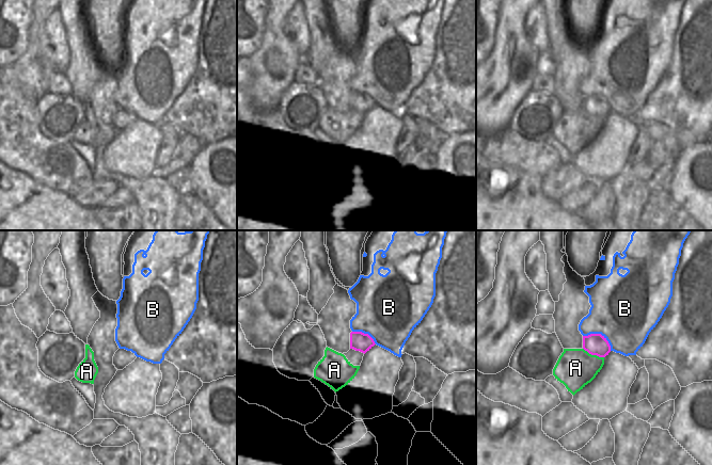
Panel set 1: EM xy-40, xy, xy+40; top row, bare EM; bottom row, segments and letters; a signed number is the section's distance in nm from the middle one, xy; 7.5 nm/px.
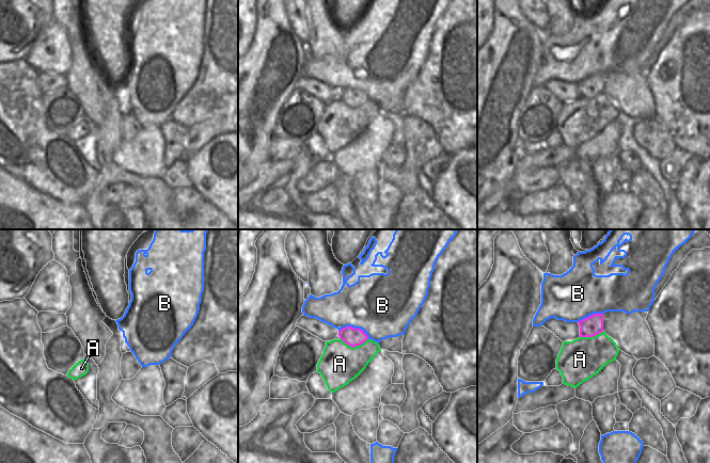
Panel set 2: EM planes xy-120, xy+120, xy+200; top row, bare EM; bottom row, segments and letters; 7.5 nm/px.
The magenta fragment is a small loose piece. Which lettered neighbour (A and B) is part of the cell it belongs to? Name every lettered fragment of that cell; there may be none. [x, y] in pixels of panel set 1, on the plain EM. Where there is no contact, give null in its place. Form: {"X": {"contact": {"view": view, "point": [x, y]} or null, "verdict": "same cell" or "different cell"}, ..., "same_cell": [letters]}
{"A": {"contact": {"view": "xy+40", "point": [594, 115]}, "verdict": "different cell"}, "B": {"contact": {"view": "xy+40", "point": [600, 95]}, "verdict": "different cell"}, "same_cell": []}

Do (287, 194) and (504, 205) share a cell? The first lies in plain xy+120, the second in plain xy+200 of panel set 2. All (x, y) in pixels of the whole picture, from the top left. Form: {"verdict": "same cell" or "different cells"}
{"verdict": "same cell"}

